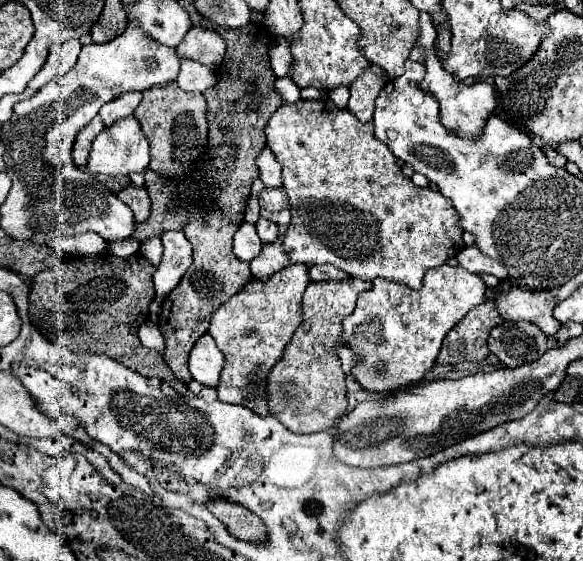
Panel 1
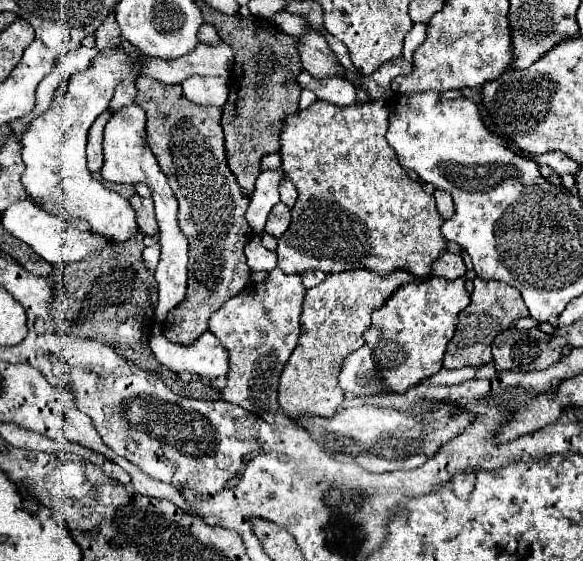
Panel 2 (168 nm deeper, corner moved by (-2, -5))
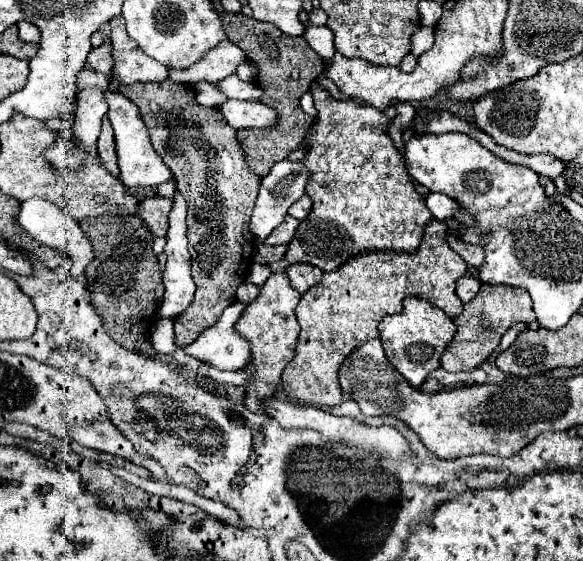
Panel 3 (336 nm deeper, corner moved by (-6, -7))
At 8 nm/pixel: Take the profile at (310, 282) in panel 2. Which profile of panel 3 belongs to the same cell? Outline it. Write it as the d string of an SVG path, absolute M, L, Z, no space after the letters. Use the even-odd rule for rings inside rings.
M297 262L297 264L291 264L285 268L285 274L289 278L289 284L297 290L297 292L307 292L311 286L319 284L321 280L321 270L313 264L307 264L307 262Z

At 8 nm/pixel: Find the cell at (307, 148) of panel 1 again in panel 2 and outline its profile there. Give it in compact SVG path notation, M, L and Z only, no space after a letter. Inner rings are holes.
M385 94L375 104L351 104L345 108L317 100L307 110L299 110L283 120L279 150L281 170L295 184L299 194L291 208L291 224L275 250L277 268L281 266L285 274L303 274L309 270L333 274L363 268L379 276L405 270L419 280L427 280L431 276L431 264L447 250L447 240L441 234L443 218L435 198L407 176L385 140L389 96L391 94Z

